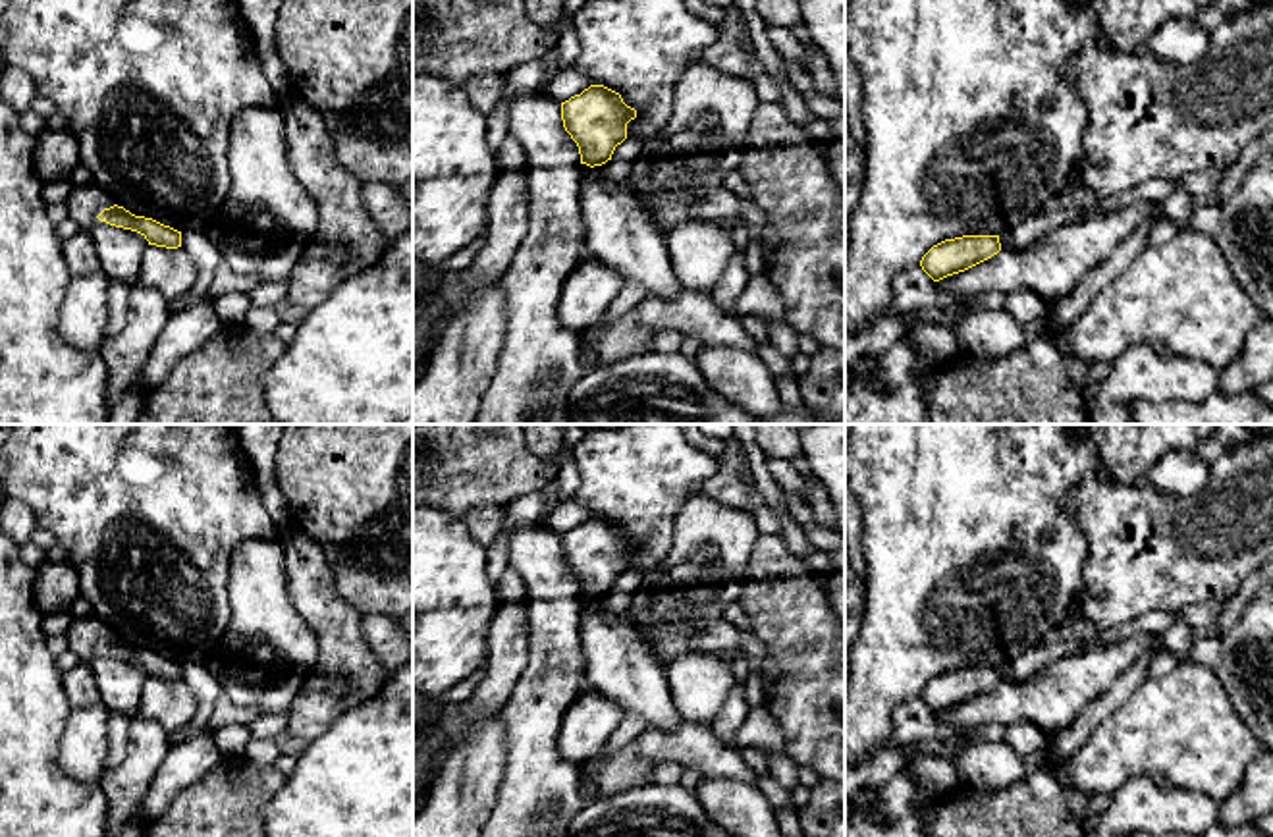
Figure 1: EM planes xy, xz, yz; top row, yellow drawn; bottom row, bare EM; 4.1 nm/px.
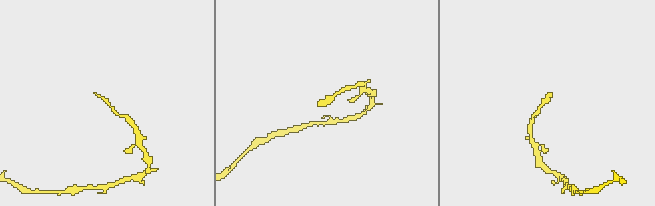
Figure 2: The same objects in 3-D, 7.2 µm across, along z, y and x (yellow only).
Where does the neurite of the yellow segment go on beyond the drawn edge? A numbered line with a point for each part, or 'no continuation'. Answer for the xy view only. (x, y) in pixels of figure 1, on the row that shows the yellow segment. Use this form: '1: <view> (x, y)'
1: xy (85, 203)

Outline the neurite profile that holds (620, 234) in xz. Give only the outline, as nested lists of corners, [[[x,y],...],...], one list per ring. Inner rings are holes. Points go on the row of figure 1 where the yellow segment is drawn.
[[[582,168],[581,208],[588,256],[613,268],[625,282],[640,284],[648,297],[675,297],[681,284],[665,235],[644,212],[629,181],[604,181],[600,168]]]

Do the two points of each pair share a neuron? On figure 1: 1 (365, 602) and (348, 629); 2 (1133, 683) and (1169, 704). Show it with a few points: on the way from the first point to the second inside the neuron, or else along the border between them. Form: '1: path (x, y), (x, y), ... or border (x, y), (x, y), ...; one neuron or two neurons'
1: border (332, 575), (334, 589), (363, 618); two neurons
2: border (1150, 677), (1106, 716); two neurons

